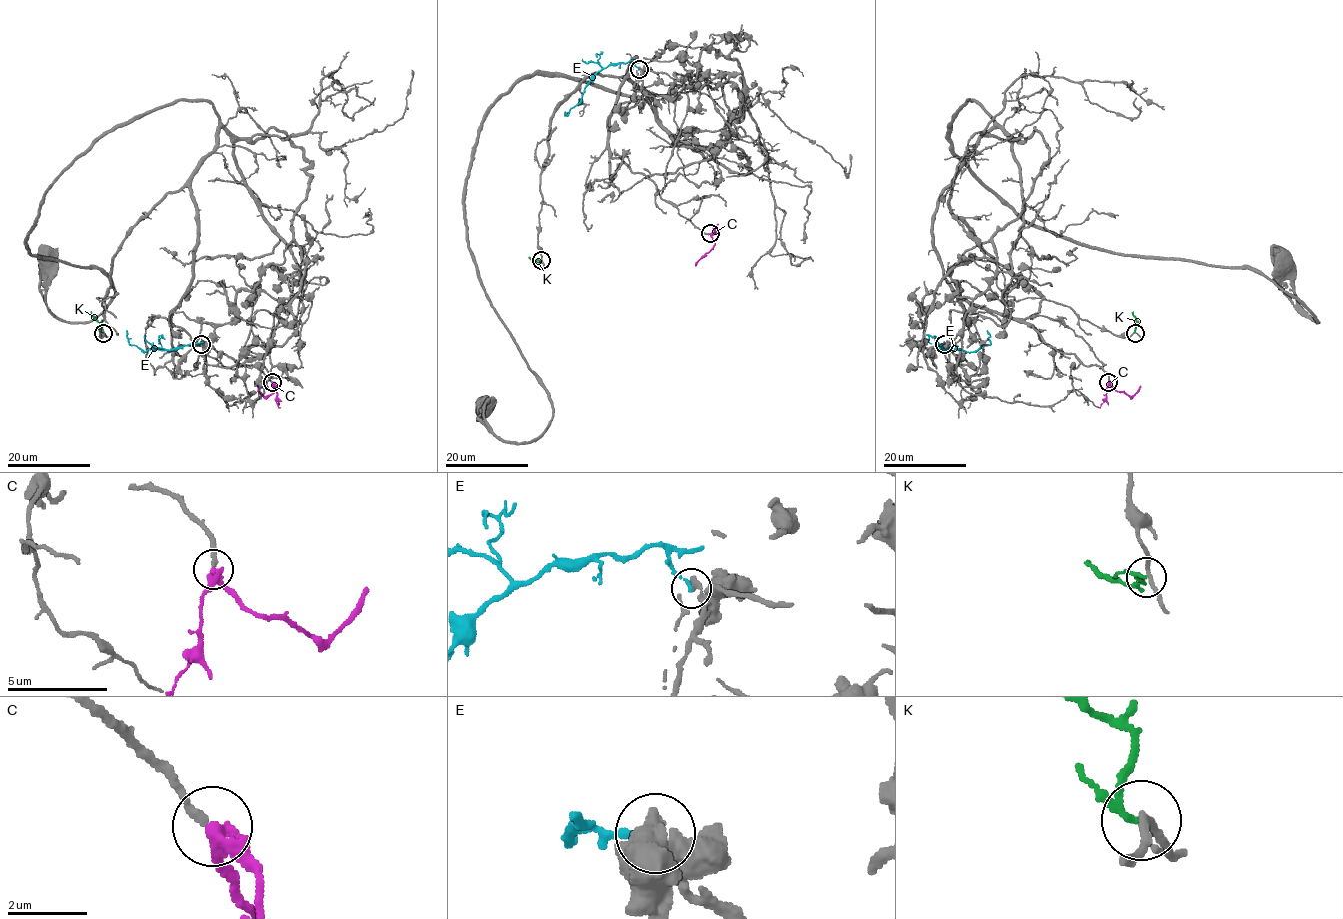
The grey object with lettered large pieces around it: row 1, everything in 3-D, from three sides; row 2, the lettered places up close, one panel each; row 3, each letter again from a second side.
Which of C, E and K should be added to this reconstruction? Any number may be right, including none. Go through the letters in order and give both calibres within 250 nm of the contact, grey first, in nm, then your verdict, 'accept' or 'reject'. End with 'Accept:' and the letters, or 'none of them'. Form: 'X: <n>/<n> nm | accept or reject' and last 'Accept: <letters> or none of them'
C: 220/280 nm | accept
E: 240/170 nm | reject
K: 180/130 nm | reject
Accept: C

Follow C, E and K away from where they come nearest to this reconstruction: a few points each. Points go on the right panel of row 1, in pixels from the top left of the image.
C: (1109, 382), (1117, 391), (1131, 396), (1141, 386)
E: (944, 343), (935, 344), (942, 349), (974, 352), (990, 343), (987, 330)
K: (1136, 333), (1132, 311)

